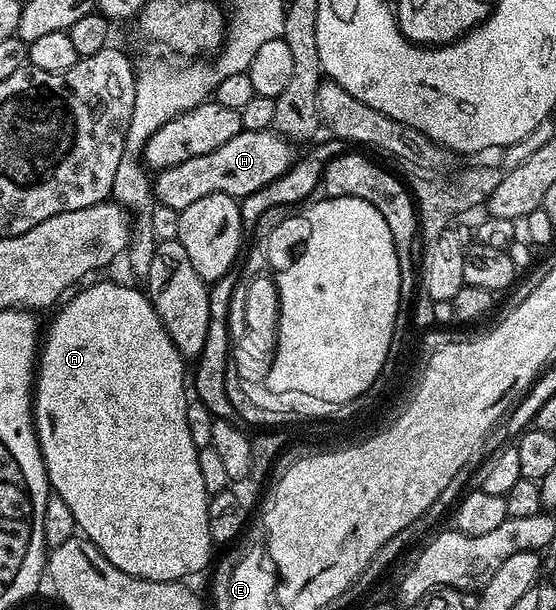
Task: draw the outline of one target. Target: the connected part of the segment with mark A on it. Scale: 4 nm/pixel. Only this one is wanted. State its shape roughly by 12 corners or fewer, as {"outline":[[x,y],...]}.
{"outline":[[142,288],[54,310],[35,434],[113,567],[212,564],[185,359]]}

